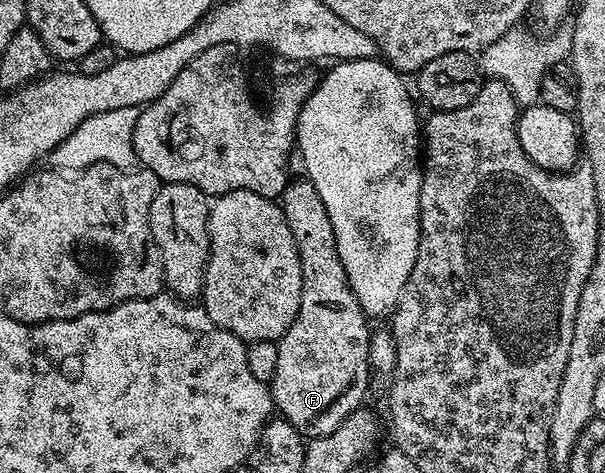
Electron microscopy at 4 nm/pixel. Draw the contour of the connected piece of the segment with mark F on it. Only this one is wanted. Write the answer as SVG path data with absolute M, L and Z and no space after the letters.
M307 179L289 180L282 194L282 208L286 215L286 223L290 223L290 232L294 234L296 246L298 247L298 255L302 263L302 303L298 307L298 315L294 319L294 323L283 334L278 342L278 364L275 371L274 379L270 383L272 391L273 406L277 412L286 419L291 425L297 428L298 432L310 437L324 436L334 432L346 418L363 404L363 397L368 387L368 377L371 378L371 365L369 363L369 339L371 337L371 328L368 329L369 322L366 320L362 307L358 303L358 299L354 295L354 291L349 287L346 279L346 271L342 267L342 259L338 255L338 247L334 239L334 227L330 227L330 215L326 215L326 203L322 203L322 195L318 195L318 191L314 187L314 183Z

